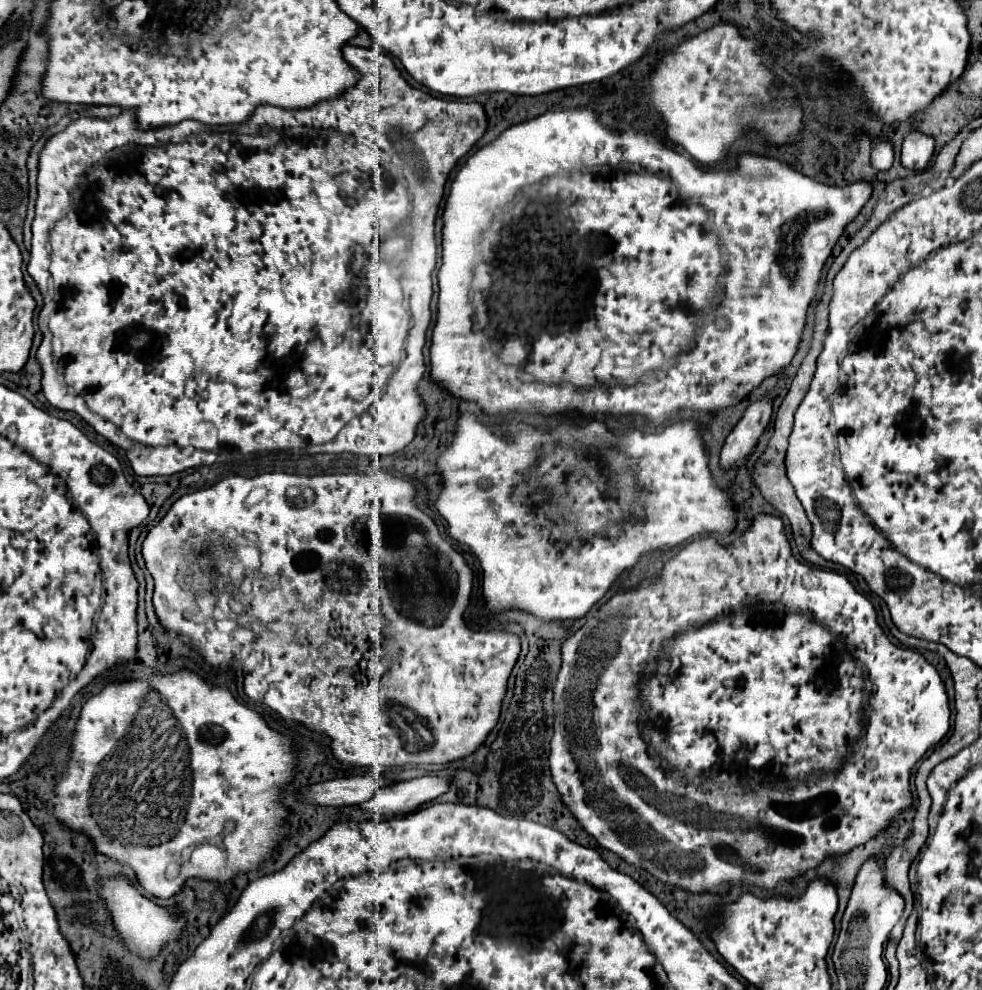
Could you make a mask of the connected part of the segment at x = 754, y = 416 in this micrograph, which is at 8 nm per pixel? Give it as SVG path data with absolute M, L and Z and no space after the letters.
M762 397L754 401L738 421L738 425L728 435L722 453L720 453L720 465L722 469L734 467L740 459L744 459L756 445L758 437L764 433L764 427L768 425L772 417L772 397Z

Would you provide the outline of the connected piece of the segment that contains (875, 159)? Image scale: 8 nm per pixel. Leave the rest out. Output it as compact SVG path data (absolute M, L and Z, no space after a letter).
M880 139L874 143L872 149L872 165L880 171L886 171L892 167L892 157L894 157L894 147L892 141L888 139Z

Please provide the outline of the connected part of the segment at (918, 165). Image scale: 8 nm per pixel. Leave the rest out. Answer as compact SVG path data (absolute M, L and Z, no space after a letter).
M914 129L904 137L902 143L902 165L906 169L924 171L934 155L934 137Z

